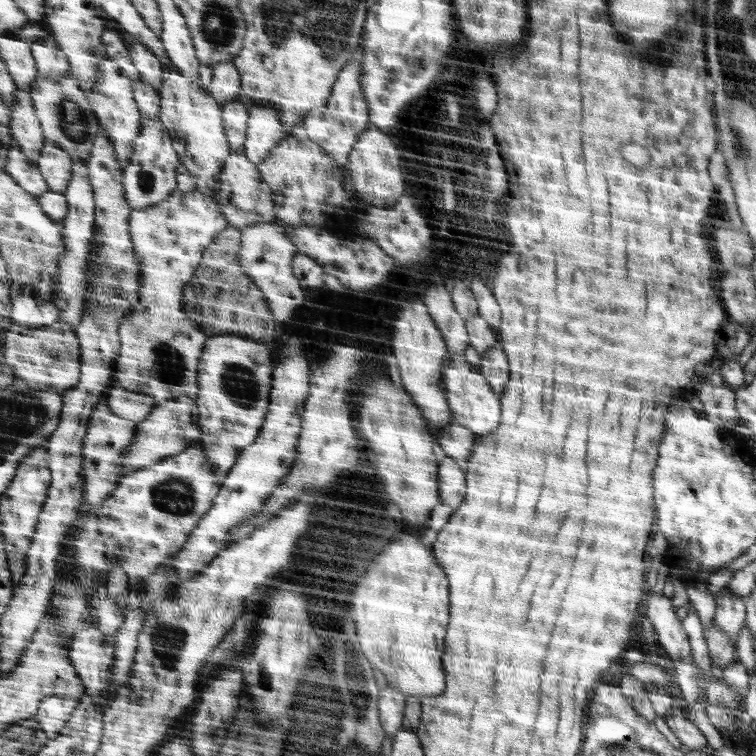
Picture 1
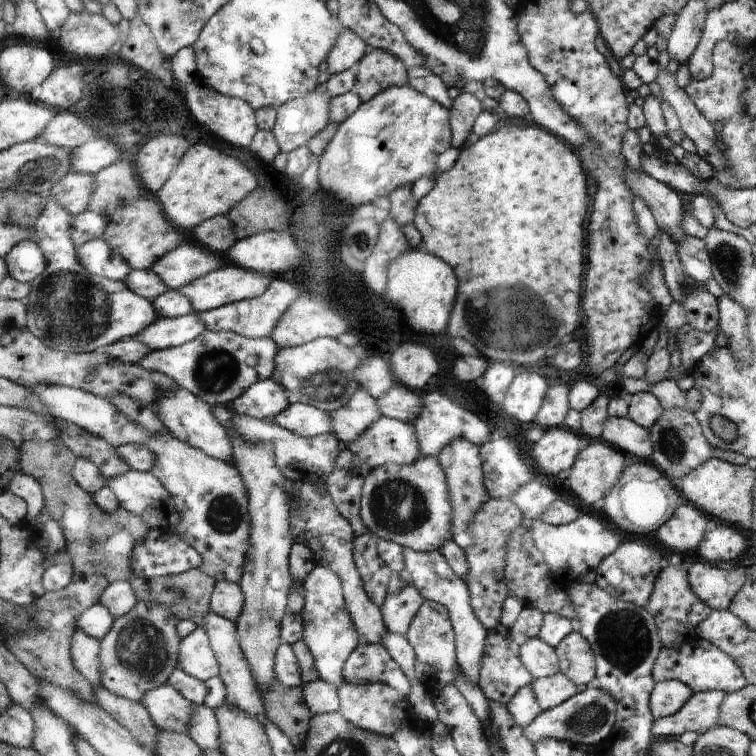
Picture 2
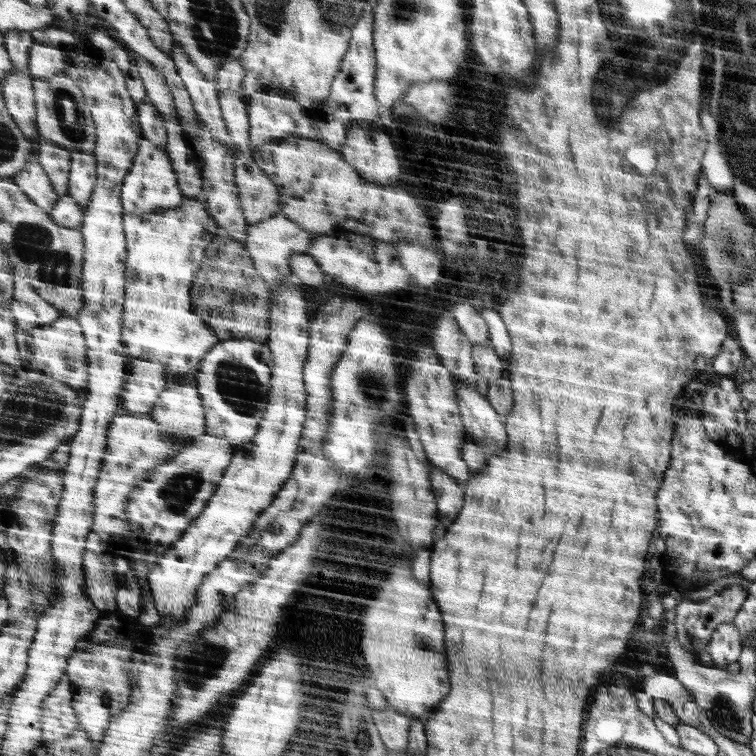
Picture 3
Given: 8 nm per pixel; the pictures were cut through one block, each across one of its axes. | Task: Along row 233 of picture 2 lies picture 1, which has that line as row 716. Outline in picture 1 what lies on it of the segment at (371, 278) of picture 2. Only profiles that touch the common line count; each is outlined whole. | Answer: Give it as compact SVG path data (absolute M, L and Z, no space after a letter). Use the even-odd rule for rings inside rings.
M387 685L384 690L380 690L378 697L379 721L382 730L391 738L394 738L398 729L402 727L404 707L406 707L406 697L398 689Z

